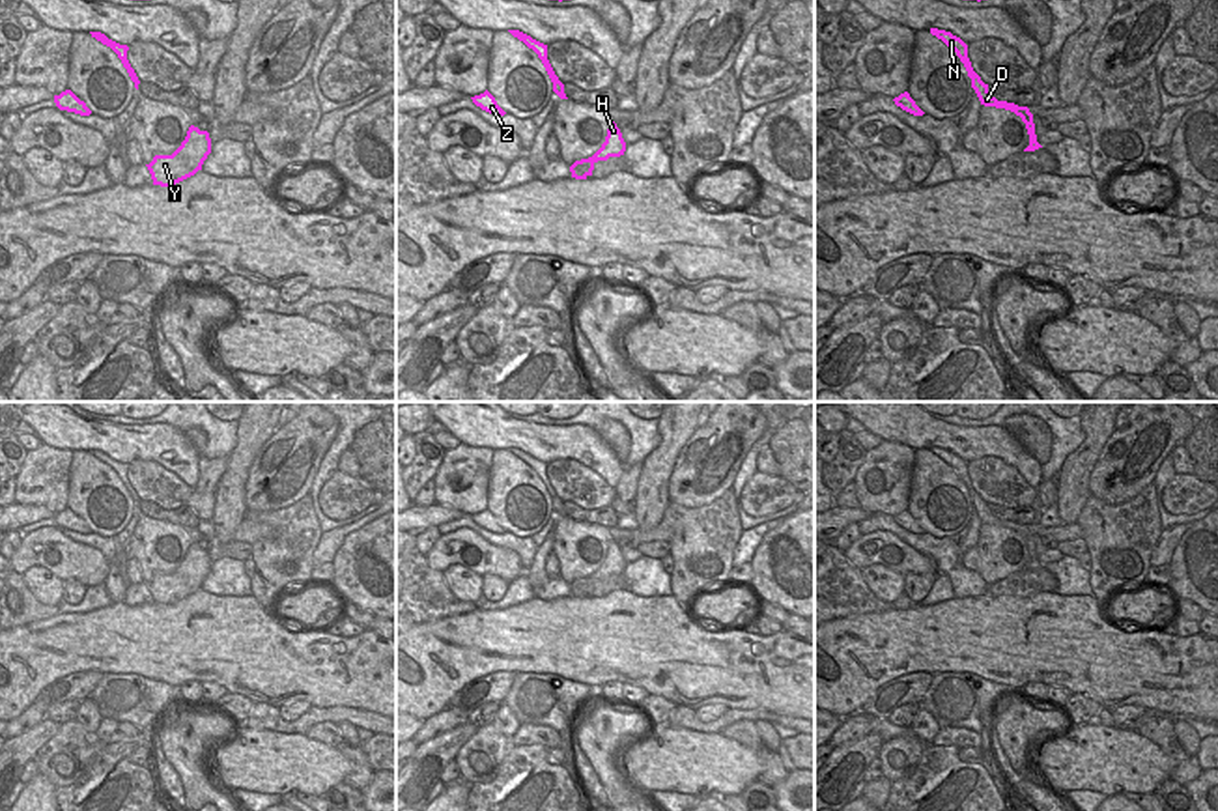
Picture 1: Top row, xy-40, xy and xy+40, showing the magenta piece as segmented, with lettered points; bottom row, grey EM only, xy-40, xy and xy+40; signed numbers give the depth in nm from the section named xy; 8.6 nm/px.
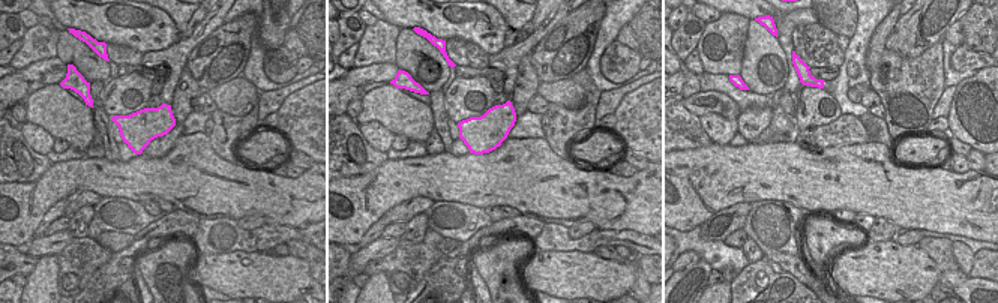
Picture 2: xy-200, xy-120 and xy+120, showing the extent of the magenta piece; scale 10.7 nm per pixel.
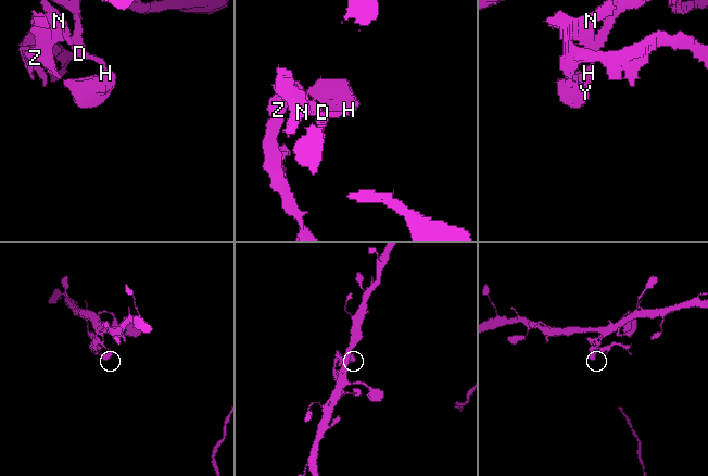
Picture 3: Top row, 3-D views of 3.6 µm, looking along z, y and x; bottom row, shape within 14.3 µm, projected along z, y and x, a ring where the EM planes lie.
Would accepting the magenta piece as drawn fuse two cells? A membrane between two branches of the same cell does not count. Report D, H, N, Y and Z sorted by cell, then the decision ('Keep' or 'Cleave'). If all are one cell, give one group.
Groups: D H Y / N Z. Cleave.

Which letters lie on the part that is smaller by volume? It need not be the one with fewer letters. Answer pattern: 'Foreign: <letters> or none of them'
Foreign: N, Z

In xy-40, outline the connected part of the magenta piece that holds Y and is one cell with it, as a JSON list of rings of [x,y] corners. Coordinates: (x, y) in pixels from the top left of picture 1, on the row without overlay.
[[[191,544],[185,559],[172,574],[155,574],[148,585],[153,604],[176,604],[198,589],[211,572],[211,557],[207,549]]]

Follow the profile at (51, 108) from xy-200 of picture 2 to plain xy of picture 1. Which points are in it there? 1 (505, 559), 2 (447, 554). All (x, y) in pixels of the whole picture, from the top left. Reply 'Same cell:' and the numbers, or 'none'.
Same cell: 1, 2

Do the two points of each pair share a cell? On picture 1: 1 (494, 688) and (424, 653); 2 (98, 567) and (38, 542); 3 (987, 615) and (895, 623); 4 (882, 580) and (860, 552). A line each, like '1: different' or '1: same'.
1: different
2: same
3: same
4: different

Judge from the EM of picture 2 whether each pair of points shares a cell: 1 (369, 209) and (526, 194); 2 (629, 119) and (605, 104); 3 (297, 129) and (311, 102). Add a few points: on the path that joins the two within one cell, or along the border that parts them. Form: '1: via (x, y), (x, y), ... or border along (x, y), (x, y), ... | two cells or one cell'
1: via (408, 180), (486, 180) | one cell
2: border along (640, 86), (631, 90), (613, 113) | two cells
3: via (303, 123), (311, 116), (311, 108) | one cell

